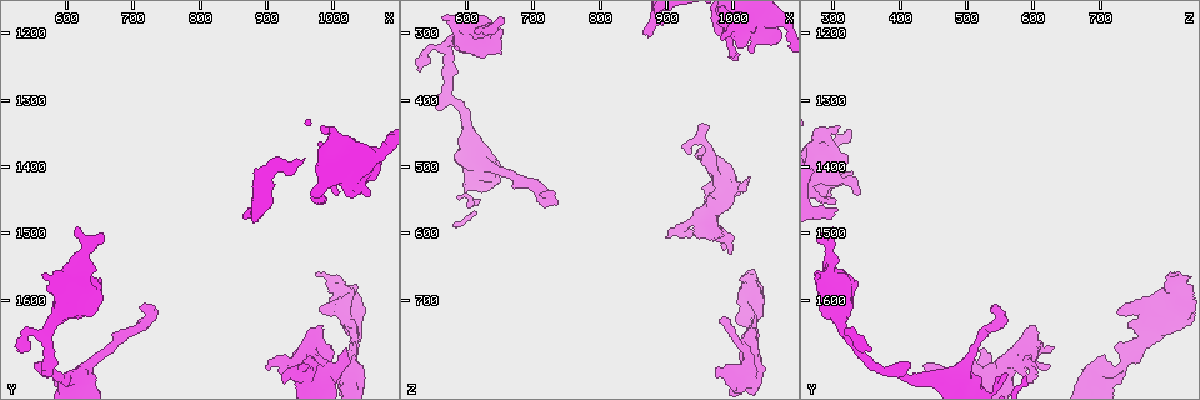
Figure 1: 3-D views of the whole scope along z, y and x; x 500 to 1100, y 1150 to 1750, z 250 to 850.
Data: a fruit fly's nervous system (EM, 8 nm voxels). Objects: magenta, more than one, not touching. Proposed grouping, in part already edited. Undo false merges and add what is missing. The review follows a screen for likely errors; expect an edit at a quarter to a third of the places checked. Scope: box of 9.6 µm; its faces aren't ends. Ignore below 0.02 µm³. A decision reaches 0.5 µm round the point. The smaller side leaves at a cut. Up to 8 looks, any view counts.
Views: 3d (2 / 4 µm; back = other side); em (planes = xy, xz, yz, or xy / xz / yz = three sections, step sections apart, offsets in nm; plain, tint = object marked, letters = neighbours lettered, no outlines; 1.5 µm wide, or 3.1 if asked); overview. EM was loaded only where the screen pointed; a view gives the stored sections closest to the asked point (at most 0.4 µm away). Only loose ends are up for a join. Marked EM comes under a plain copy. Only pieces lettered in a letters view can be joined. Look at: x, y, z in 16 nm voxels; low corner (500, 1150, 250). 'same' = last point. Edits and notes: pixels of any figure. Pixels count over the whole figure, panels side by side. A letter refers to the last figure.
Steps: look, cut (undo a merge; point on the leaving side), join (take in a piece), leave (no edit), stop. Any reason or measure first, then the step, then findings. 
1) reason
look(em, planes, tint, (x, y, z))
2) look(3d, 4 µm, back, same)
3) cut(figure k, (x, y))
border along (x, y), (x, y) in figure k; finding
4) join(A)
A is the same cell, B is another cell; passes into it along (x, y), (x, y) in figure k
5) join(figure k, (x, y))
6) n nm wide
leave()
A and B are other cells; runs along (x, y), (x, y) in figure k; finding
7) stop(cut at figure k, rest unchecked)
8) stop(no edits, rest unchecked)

branch stops here
look(em, yz, step 4, letters, (605, 1710, 560))

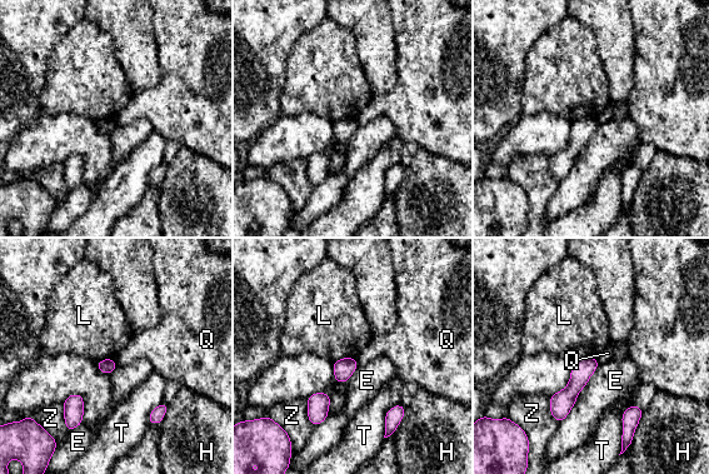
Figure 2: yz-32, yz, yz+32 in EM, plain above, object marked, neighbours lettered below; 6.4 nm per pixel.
leave()
E, H, L, Q, T and Z are other cells; runs along (594, 362), (560, 403), (559, 418) in figure 2; none of them fits

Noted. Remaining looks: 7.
free end
look(3d, 2 µm, (975, 1560, 800))

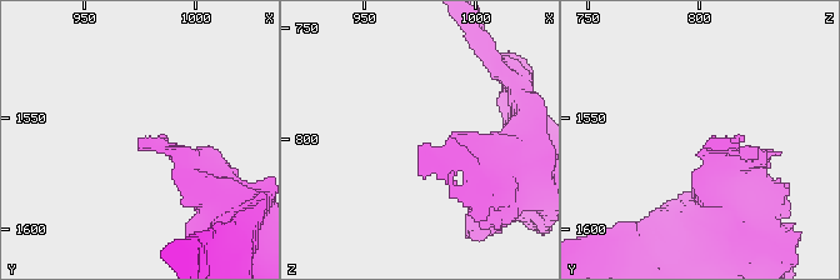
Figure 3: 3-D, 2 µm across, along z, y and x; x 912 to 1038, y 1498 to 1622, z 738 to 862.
need the tissue
look(em, yz, step 8, tint, (975, 1559, 804))

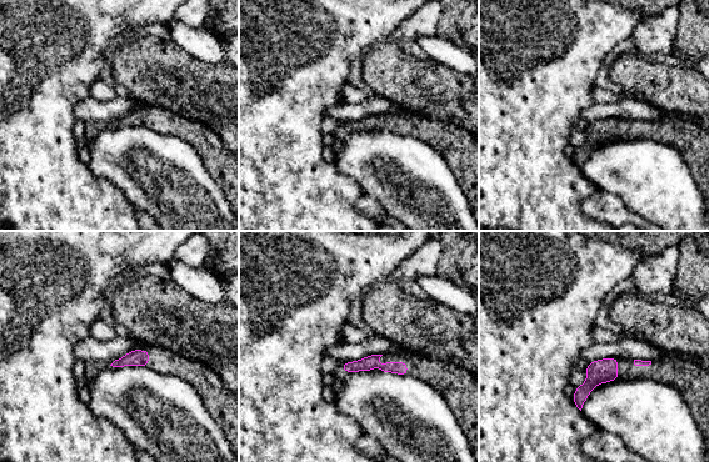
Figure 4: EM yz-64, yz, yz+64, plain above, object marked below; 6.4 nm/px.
another direction
look(em, planes, letters, same)

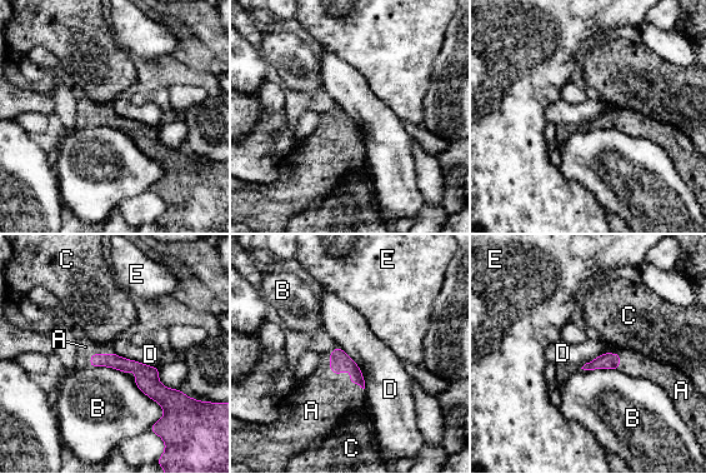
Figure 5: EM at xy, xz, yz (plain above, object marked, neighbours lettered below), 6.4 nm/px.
join(A)
A is the same cell, B, C, D and E are other cells; passes into it along (339, 360), (343, 372), (321, 400) in figure 5; it goes on there

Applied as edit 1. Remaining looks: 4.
branch stops here
look(em, planes, letters, (870, 1460, 305))

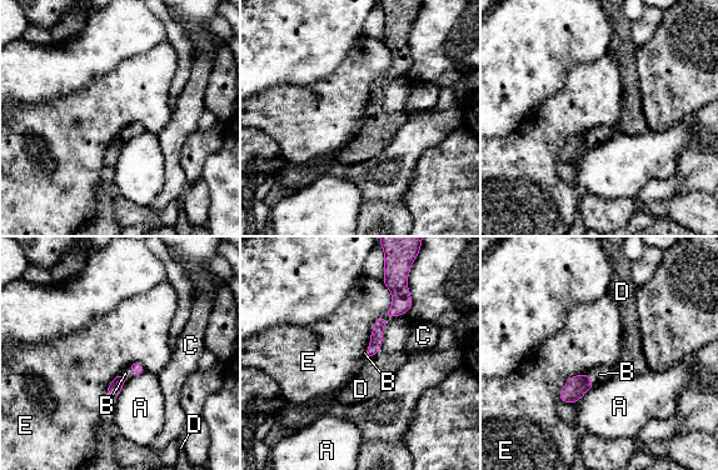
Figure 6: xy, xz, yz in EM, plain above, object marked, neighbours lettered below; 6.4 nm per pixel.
join(B)
B is the same cell, A, C, D and E are other cells; passes into it along (574, 389), (591, 379), (599, 374) in figure 6; it goes on there

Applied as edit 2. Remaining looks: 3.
stop(join at figure 5, join at figure 6, rest unchecked)

